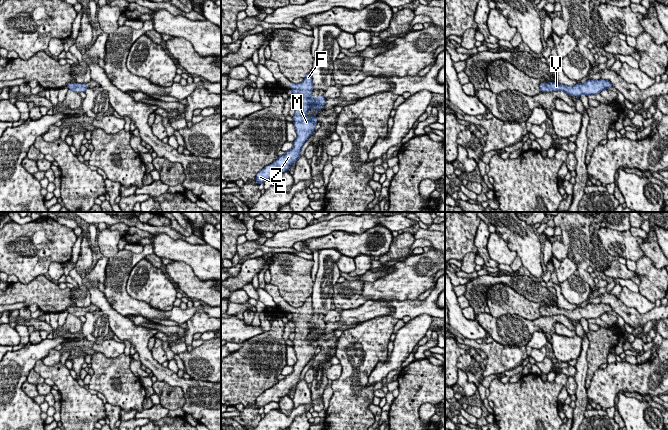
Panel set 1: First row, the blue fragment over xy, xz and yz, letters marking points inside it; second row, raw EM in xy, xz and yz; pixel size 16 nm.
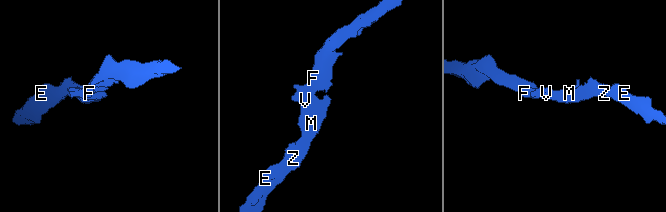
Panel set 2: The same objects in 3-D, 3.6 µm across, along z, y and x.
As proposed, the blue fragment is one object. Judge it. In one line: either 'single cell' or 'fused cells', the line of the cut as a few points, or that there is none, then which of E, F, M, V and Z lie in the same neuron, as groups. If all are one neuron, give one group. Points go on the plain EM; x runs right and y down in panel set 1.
single cell; cut none; groups E F M V Z

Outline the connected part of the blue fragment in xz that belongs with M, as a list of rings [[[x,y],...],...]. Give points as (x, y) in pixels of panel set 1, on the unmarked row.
[[[312,297],[306,298],[304,304],[299,308],[289,307],[288,311],[292,313],[289,323],[295,325],[295,338],[293,348],[296,352],[297,361],[293,365],[293,372],[286,375],[284,379],[279,380],[272,388],[265,390],[256,399],[256,407],[261,408],[270,402],[278,402],[281,397],[287,395],[294,385],[300,382],[302,370],[311,360],[317,348],[316,338],[322,334],[326,323],[322,318],[315,324],[310,316],[313,313]]]

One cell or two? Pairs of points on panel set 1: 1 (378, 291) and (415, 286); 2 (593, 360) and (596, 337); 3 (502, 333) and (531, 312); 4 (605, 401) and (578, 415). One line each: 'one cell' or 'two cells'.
1: one cell
2: one cell
3: two cells
4: two cells

